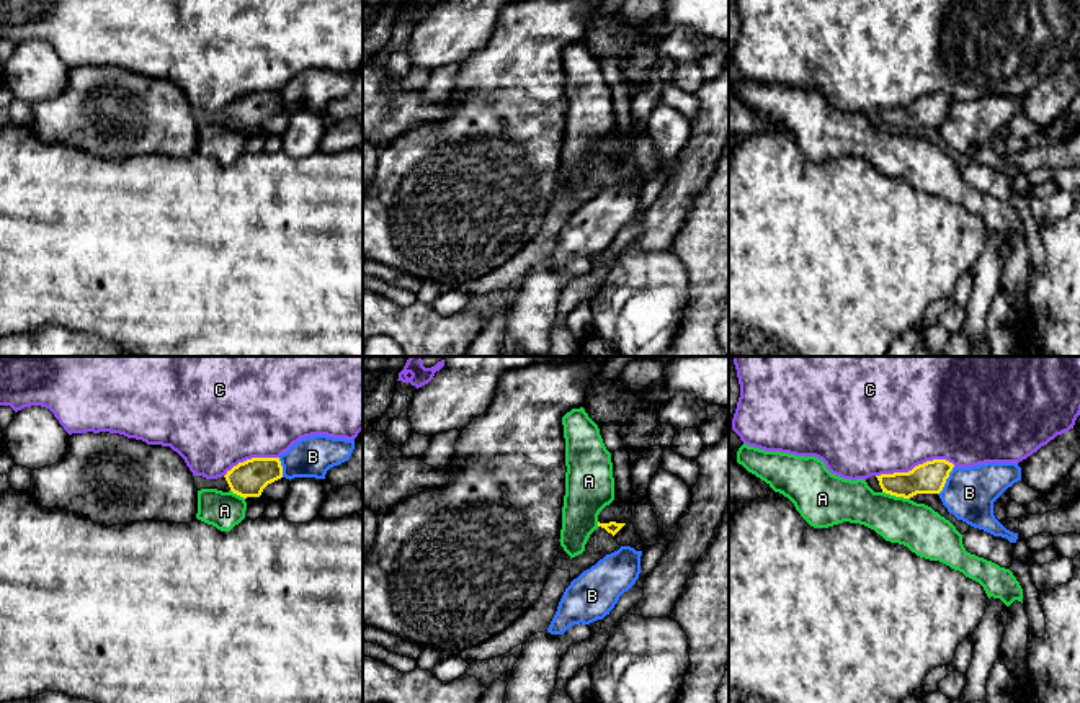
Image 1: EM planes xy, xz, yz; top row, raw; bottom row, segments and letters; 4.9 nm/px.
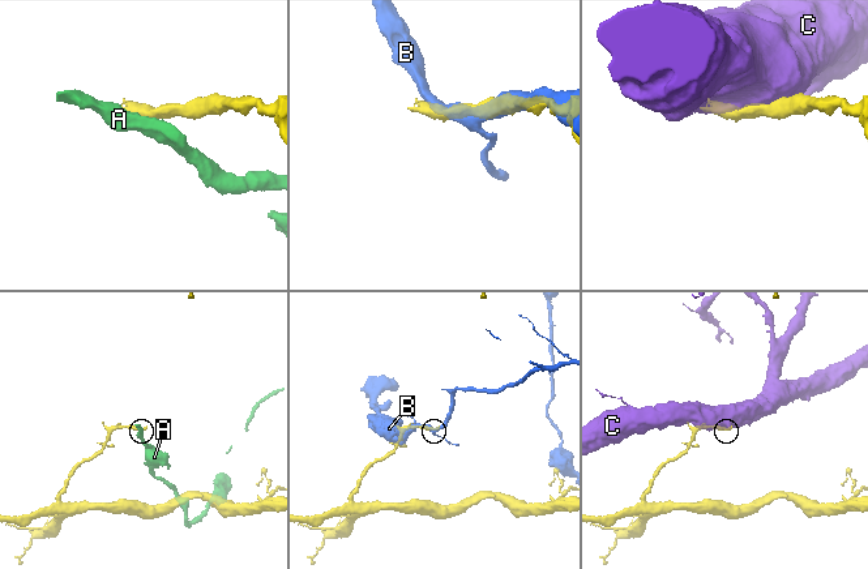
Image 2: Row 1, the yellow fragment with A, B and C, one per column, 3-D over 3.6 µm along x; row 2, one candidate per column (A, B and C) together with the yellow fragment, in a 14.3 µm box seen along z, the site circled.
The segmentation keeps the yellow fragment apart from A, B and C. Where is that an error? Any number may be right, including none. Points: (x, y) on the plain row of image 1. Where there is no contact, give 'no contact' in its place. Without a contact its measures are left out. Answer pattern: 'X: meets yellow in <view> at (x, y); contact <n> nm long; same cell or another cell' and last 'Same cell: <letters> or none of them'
A: meets yellow in yz at (896, 129); contact 140 nm long; another cell
B: meets yellow in yz at (945, 115); contact 170 nm long; another cell
C: meets yellow in yz at (915, 100); contact 400 nm long; another cell
Same cell: none of them

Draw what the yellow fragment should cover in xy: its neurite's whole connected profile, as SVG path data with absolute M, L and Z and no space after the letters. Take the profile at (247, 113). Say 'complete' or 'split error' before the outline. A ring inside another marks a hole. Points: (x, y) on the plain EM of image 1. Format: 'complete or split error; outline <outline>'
complete; outline M252 92L224 110L230 124L243 132L260 131L263 123L283 111L279 92Z

